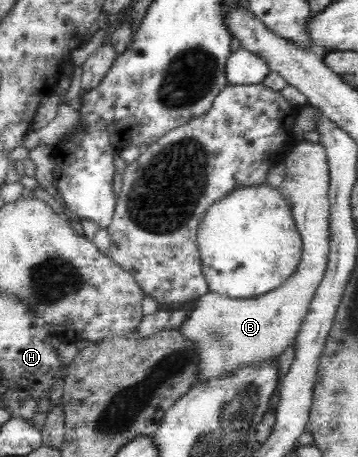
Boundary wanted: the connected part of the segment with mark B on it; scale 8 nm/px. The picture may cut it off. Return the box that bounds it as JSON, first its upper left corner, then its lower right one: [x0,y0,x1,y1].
[182,140,330,388]

